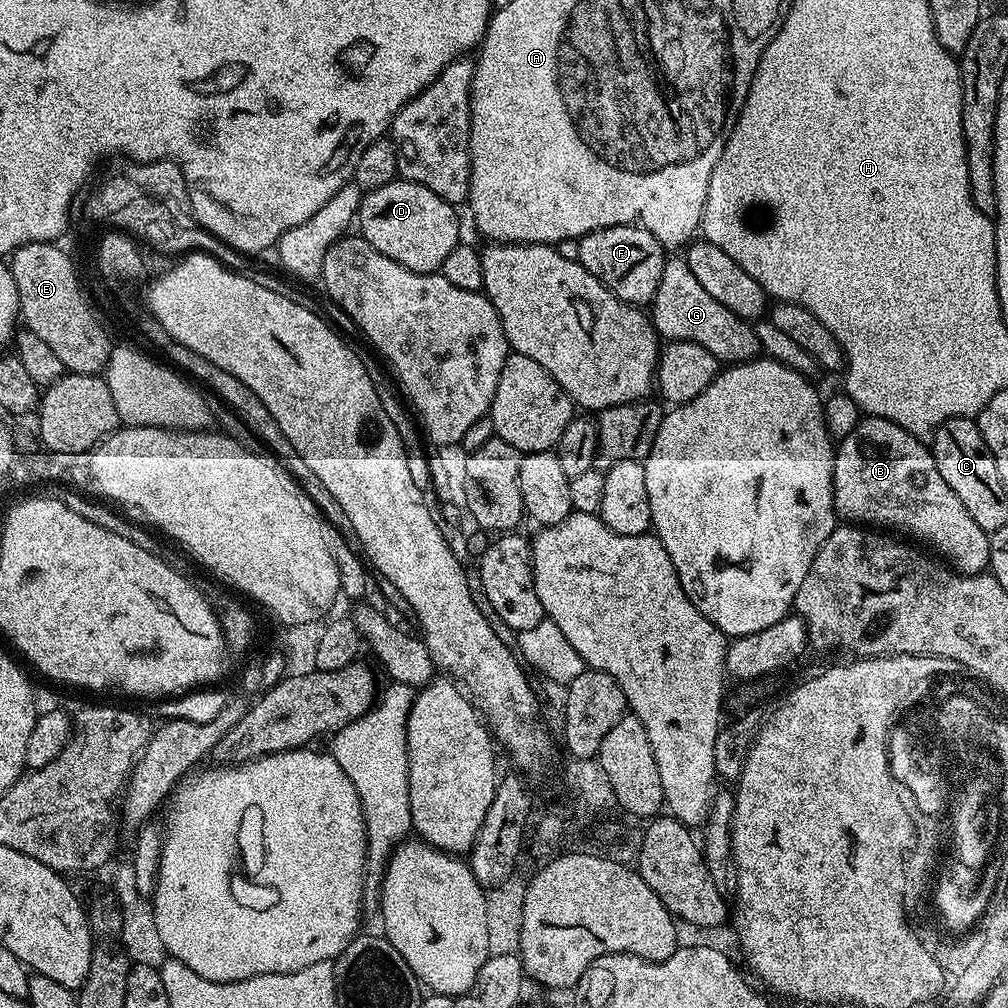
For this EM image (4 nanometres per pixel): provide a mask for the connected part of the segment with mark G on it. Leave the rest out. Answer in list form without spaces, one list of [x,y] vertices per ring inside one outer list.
[[[684,258],[665,259],[662,282],[658,282],[658,290],[650,305],[650,319],[656,327],[657,336],[665,341],[698,342],[698,346],[710,350],[716,360],[728,366],[755,360],[762,352],[753,325],[734,314],[734,310],[726,310],[722,302],[716,301],[698,283],[698,278],[694,278],[688,261]]]

